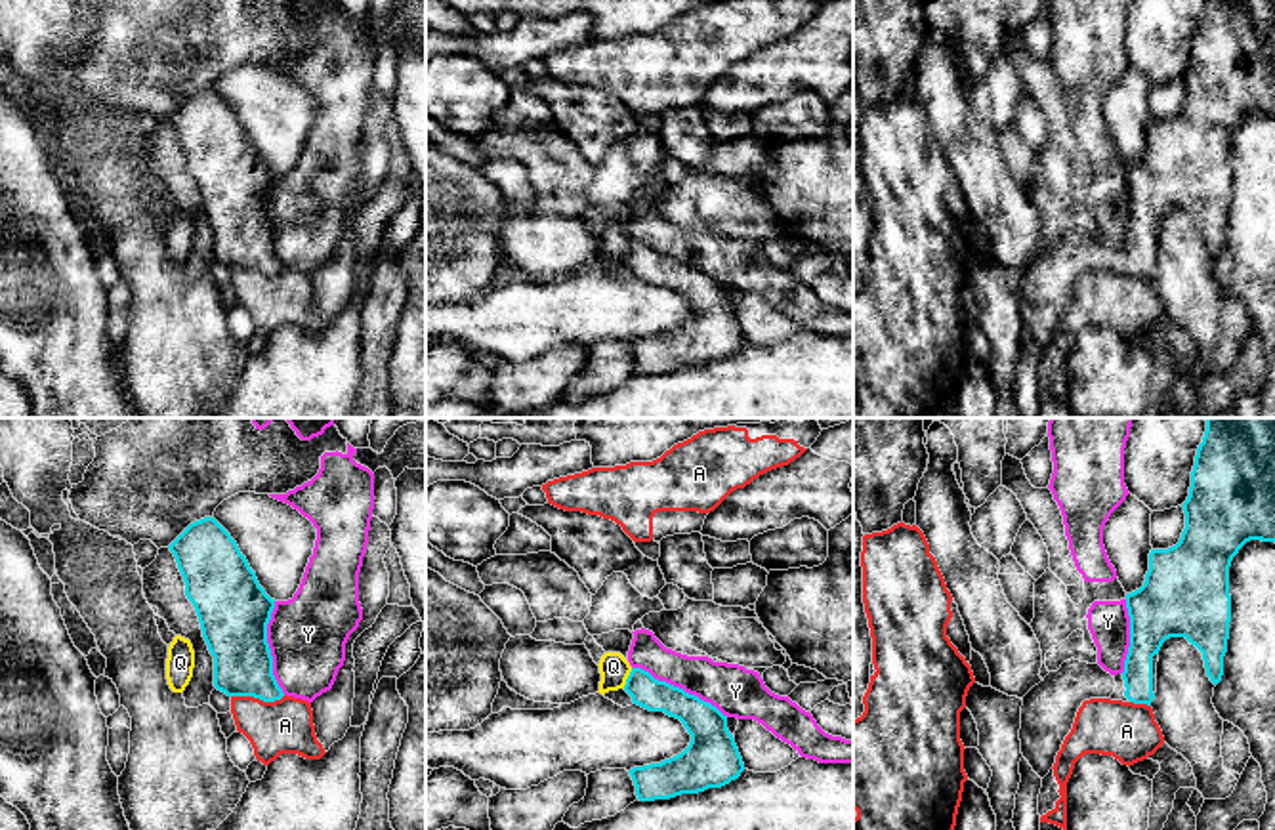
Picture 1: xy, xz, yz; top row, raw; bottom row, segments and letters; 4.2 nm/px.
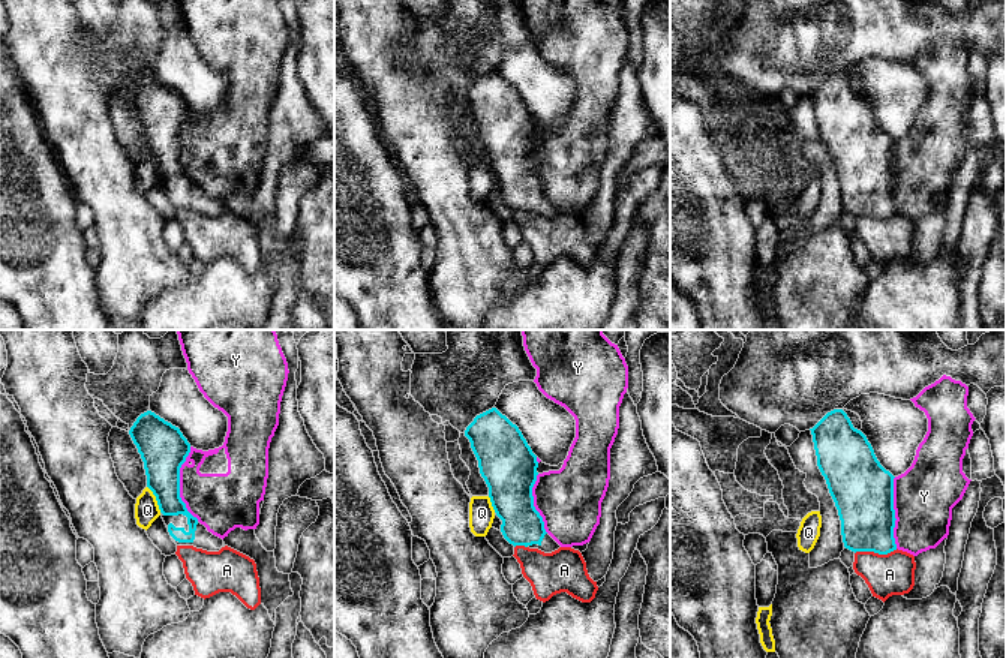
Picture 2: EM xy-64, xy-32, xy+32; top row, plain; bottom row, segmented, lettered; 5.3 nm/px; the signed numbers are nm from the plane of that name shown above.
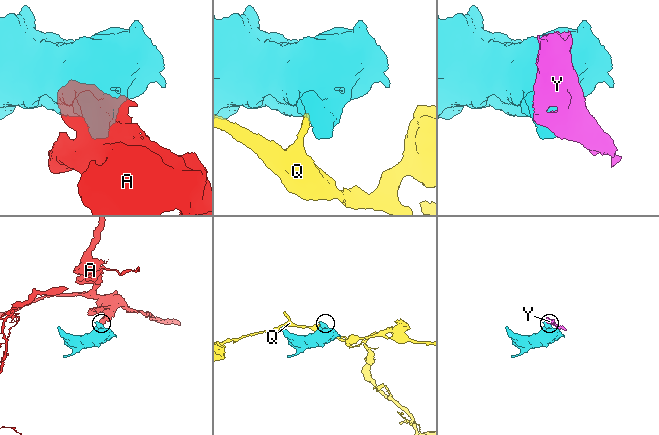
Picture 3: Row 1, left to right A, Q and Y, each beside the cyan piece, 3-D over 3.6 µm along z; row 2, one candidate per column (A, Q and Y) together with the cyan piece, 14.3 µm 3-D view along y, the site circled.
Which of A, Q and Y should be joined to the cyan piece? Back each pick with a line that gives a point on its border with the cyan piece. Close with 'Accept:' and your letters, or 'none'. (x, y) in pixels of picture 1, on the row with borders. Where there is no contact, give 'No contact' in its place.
Accept: none

